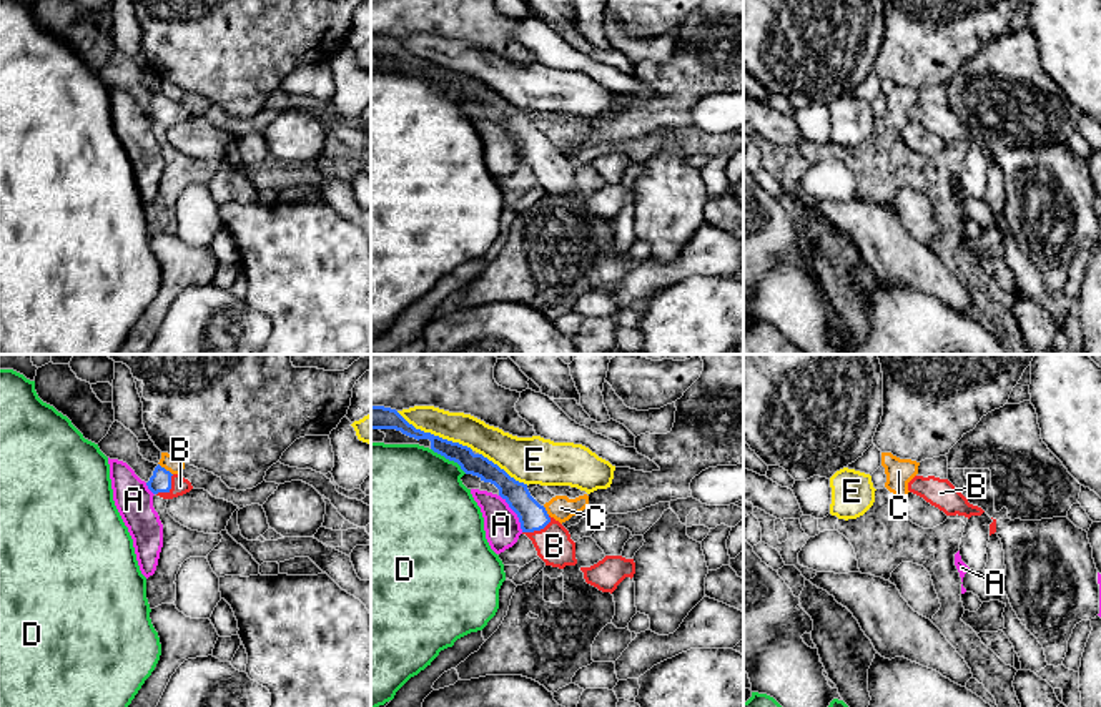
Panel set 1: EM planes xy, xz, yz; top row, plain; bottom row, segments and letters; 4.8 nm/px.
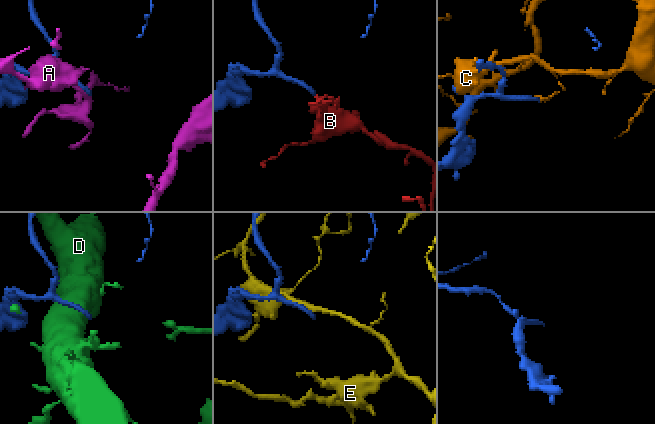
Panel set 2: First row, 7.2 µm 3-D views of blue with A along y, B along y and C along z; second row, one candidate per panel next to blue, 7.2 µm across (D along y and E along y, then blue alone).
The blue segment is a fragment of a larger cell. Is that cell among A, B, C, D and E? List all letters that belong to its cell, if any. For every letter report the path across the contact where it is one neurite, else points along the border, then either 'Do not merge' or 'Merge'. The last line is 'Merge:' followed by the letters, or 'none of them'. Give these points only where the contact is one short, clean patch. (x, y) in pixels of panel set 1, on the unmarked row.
A: Do not merge
B: Path across: xz (533, 143), (538, 157), (554, 173). Merge
C: Do not merge
D: Boundary: xz (431, 75), (453, 87), (466, 100). Do not merge
E: Do not merge
Merge: B

